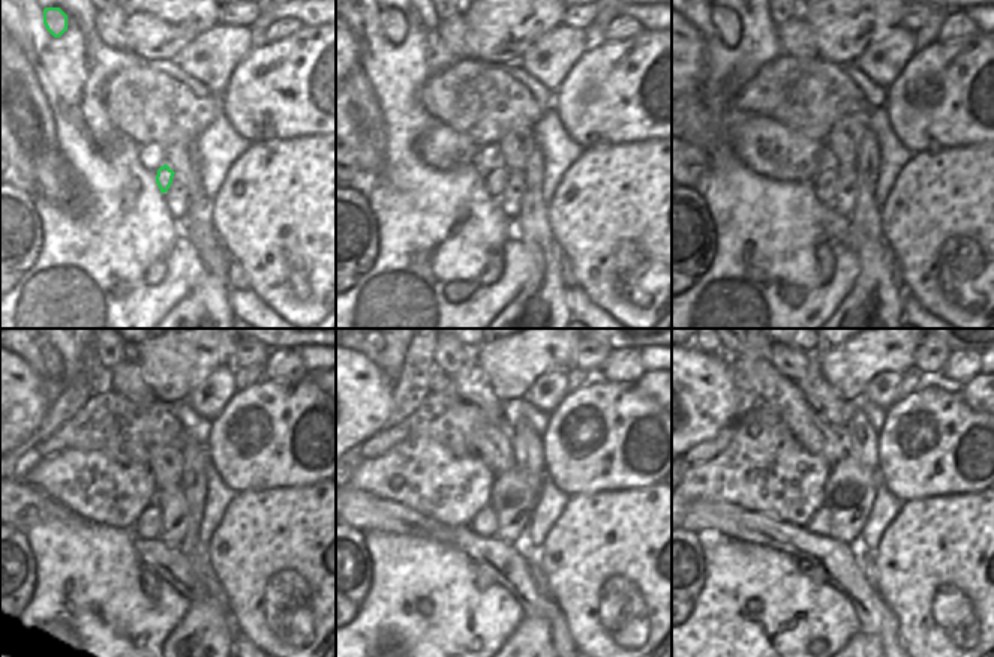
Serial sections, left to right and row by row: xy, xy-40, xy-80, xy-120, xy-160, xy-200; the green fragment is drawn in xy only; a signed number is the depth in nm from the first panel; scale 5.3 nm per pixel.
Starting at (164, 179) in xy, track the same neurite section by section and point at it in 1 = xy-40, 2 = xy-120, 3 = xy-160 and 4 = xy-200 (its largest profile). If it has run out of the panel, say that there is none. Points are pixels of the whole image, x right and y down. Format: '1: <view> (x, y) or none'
1: xy-40 (495, 185)
2: xy-120 (152, 528)
3: xy-160 (486, 530)
4: xy-200 (823, 525)

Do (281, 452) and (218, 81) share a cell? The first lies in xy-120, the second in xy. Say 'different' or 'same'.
different

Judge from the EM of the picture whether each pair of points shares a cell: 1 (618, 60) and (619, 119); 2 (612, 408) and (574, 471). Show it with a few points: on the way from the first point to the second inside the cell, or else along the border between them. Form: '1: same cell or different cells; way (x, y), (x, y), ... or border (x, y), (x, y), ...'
1: same cell; way (618, 75), (619, 104)
2: same cell; way (612, 425), (612, 434), (607, 441), (591, 455)

